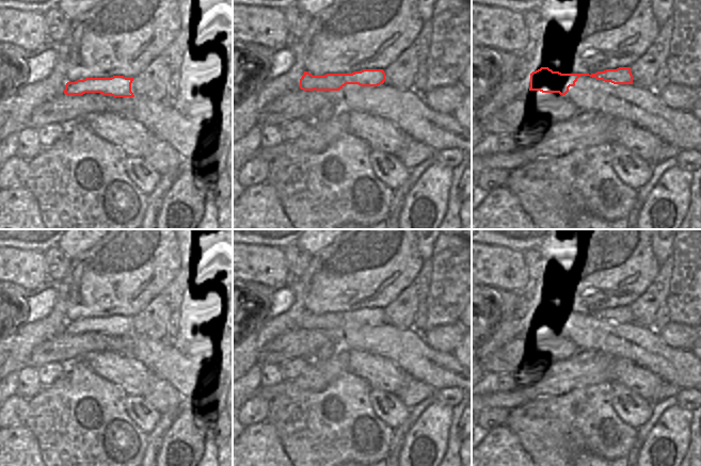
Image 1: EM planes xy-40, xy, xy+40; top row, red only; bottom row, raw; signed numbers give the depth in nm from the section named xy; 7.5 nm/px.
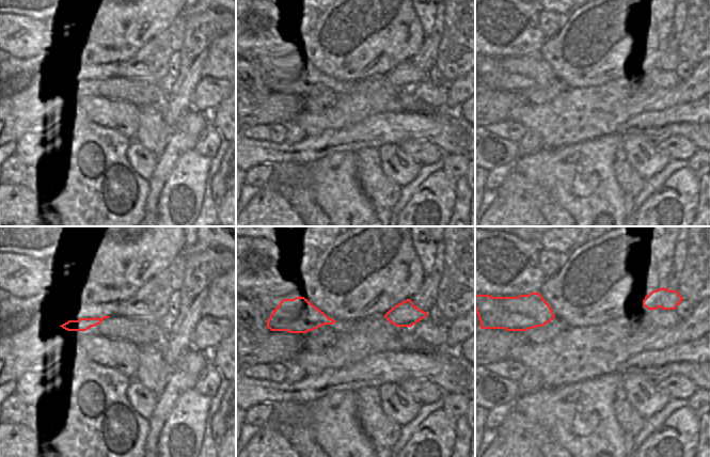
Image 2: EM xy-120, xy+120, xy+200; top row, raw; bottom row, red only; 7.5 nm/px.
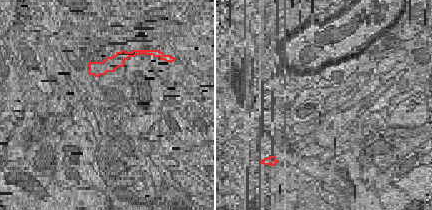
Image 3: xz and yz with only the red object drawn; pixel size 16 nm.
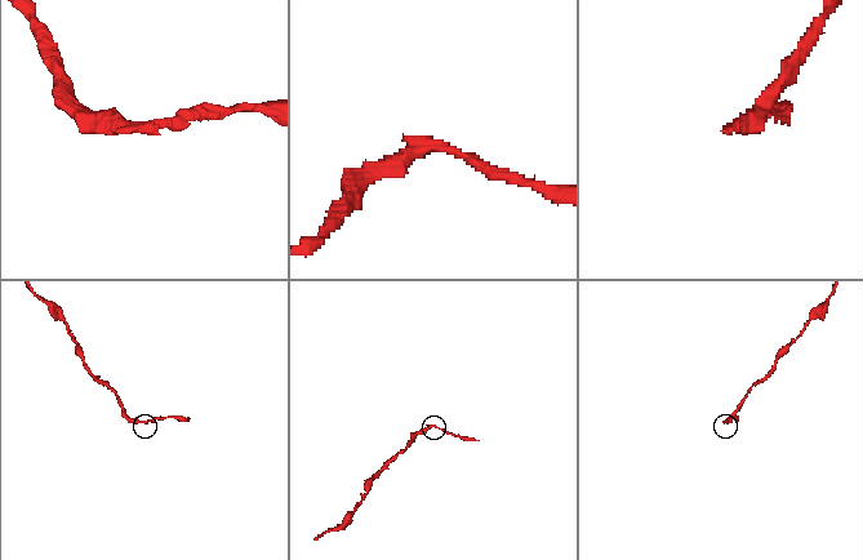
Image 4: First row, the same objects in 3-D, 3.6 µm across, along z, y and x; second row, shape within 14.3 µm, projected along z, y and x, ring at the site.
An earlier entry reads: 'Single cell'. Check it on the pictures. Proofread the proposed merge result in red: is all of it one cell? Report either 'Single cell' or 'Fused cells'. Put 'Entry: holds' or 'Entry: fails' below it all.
Fused cells
Entry: fails

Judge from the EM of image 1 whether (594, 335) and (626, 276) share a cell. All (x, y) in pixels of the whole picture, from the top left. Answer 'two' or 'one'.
two

